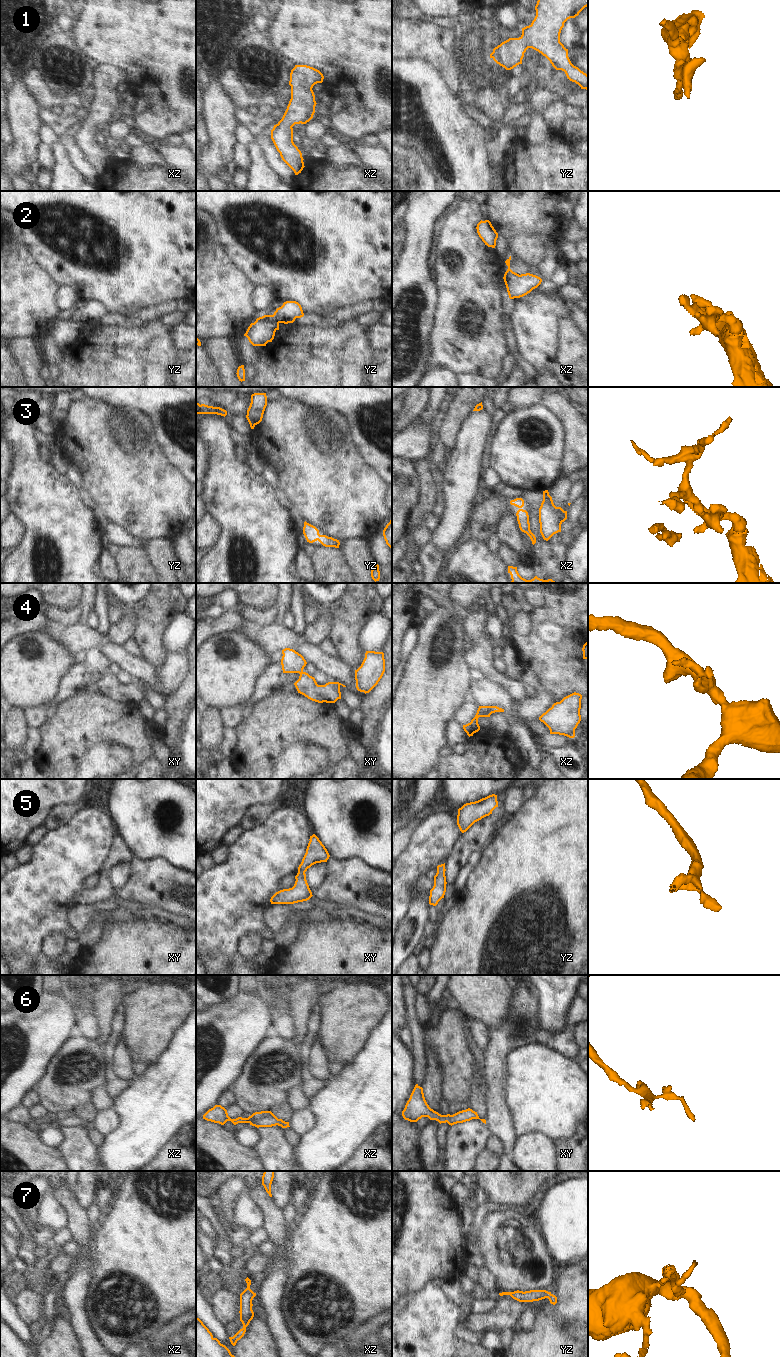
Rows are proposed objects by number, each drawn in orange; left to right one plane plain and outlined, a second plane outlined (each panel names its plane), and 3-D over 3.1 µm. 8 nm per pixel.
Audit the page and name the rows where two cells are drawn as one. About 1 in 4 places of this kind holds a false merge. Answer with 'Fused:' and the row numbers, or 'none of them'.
Fused: 2

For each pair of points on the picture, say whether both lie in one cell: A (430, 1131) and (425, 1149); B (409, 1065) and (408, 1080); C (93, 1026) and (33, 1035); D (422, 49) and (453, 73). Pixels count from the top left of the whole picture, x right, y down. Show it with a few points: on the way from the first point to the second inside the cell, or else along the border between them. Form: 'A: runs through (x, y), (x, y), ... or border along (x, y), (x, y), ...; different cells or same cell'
A: runs through (429, 1135), (428, 1145); same cell
B: runs through (408, 1069), (408, 1076); same cell
C: border along (87, 1011), (81, 1018), (78, 1033); different cells
D: runs through (430, 50), (445, 65); same cell

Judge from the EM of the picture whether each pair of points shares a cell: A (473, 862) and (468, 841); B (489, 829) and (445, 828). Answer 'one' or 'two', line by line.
A: two
B: two

